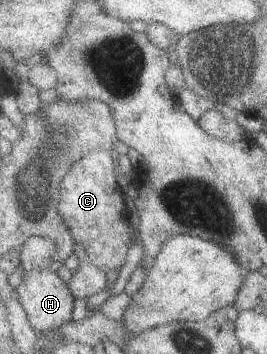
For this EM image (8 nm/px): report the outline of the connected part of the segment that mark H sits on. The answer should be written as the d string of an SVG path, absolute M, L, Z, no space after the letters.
M50 269L32 270L24 276L18 291L21 302L29 313L30 321L39 335L59 330L63 325L74 320L78 298L71 287L55 271Z

